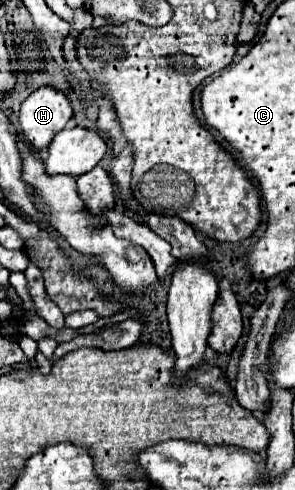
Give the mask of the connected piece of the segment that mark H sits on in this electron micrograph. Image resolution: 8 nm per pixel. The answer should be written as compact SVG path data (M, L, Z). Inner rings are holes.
M51 86L31 92L19 110L19 124L25 142L33 150L45 150L71 116L73 110L63 92L53 90Z

